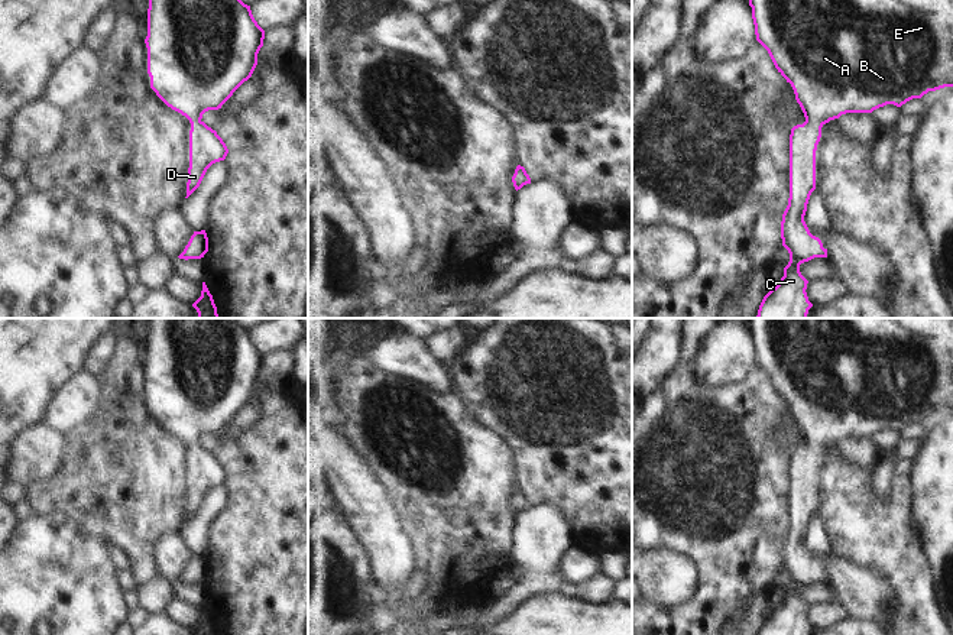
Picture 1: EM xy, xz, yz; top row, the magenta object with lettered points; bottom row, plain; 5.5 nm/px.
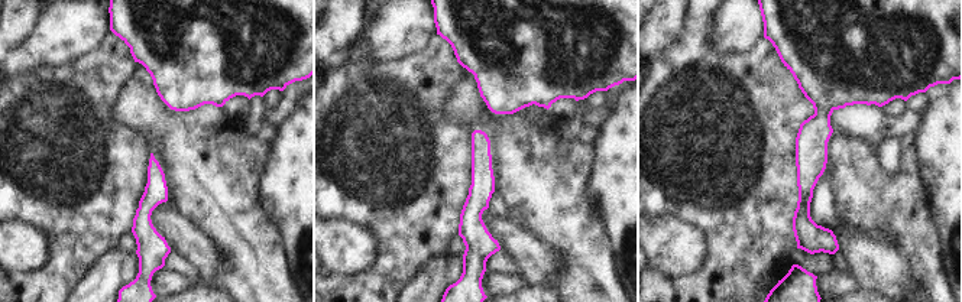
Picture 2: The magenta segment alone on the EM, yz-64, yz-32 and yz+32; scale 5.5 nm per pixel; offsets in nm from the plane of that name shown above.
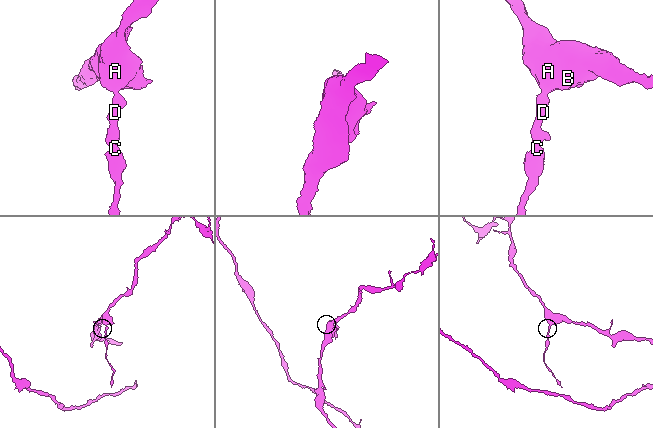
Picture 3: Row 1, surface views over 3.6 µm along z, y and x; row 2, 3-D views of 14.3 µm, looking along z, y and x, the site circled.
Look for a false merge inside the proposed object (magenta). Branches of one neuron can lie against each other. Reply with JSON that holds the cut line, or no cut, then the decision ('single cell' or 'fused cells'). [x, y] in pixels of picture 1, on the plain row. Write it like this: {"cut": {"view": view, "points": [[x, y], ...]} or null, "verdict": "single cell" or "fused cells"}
{"cut": null, "verdict": "single cell"}

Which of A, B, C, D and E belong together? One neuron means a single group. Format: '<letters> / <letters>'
A B C D E

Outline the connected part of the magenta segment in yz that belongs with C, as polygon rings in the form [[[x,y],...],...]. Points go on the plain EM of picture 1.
[[[751,318],[749,330],[756,365],[791,408],[805,441],[790,459],[790,522],[781,545],[782,570],[790,577],[790,586],[758,635],[808,635],[813,628],[800,589],[814,581],[827,581],[827,573],[804,545],[810,519],[816,513],[816,474],[821,451],[846,437],[872,437],[886,428],[901,431],[928,415],[953,411],[953,318]]]

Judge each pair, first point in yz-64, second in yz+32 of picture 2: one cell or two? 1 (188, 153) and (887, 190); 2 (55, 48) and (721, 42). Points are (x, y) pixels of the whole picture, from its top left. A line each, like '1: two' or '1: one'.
1: one
2: one

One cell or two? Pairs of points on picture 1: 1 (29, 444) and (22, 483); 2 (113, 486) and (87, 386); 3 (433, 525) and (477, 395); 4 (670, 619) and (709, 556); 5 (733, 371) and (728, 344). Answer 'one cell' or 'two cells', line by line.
1: one cell
2: two cells
3: two cells
4: one cell
5: one cell

